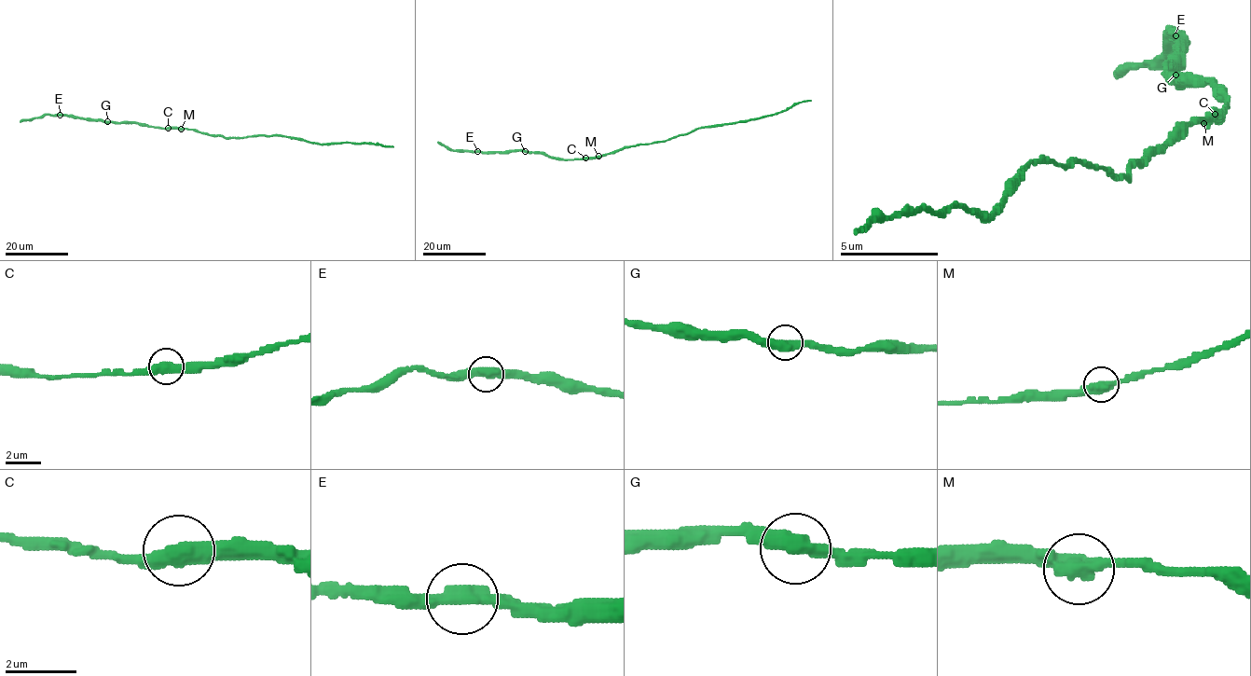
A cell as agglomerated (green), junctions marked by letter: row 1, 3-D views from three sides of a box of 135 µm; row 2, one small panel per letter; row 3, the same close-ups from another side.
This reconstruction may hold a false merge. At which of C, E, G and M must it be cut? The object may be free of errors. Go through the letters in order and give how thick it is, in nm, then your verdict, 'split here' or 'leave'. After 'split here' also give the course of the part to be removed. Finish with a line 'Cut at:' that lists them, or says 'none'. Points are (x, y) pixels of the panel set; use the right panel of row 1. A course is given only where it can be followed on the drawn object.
C: 440 nm thick; leave
E: 440 nm thick; leave
G: 440 nm thick; leave
M: 440 nm thick; leave
Cut at: none

